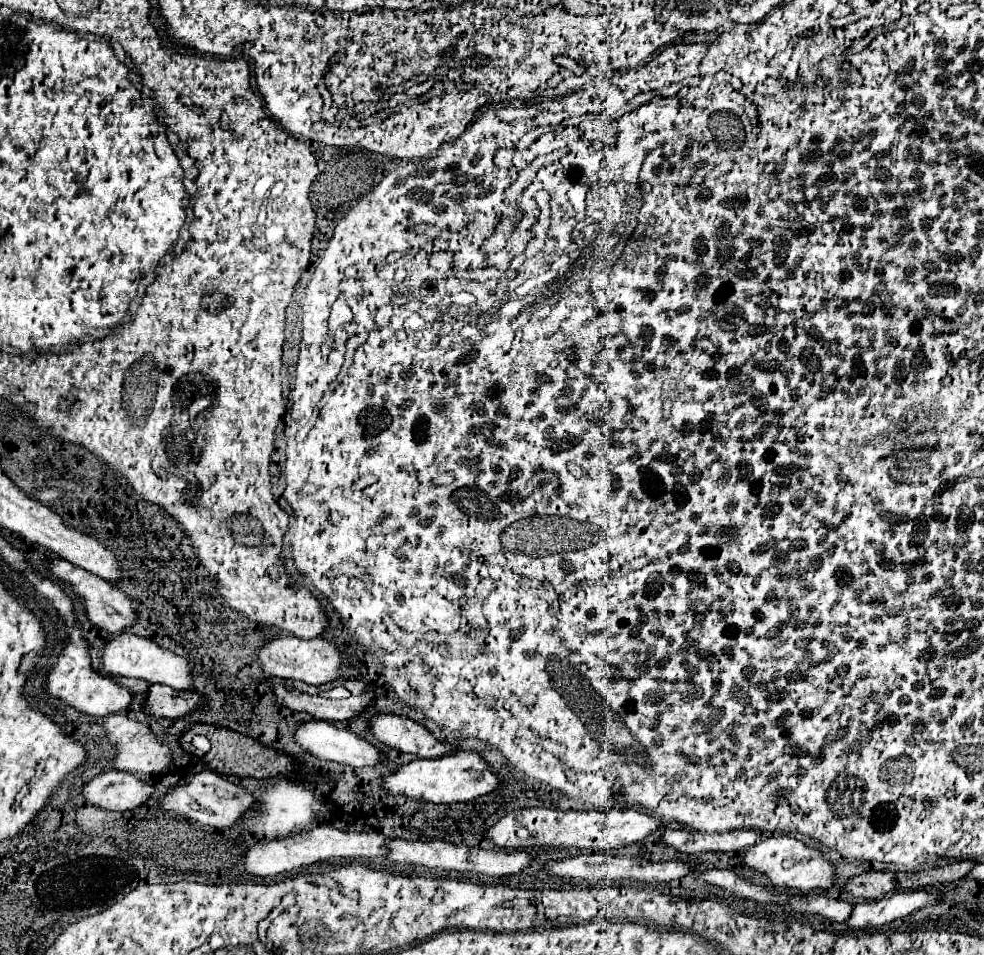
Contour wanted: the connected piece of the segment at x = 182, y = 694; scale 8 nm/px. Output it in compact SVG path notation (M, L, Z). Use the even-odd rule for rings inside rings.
M149 685L143 701L143 713L153 717L183 717L201 703L201 697L191 691L173 691L165 685Z

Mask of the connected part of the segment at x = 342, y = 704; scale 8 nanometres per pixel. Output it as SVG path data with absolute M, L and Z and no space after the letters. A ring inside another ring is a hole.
M267 677L269 685L273 687L273 695L277 697L277 703L291 709L291 711L303 711L309 713L315 719L323 721L345 721L355 717L361 709L365 709L373 701L373 687L365 685L363 681L351 681L351 691L343 687L341 681L325 683L321 687L313 687L301 681L291 681L291 679L277 679L277 677ZM341 691L341 693L337 693Z

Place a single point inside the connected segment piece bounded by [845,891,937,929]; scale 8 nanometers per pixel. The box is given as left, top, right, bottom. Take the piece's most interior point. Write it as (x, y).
(877, 913)

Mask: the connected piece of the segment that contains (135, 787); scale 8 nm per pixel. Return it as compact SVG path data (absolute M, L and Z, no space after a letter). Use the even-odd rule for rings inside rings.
M105 771L83 783L81 791L83 797L95 807L109 811L125 811L145 803L153 793L153 787L149 781L141 781L131 773Z

